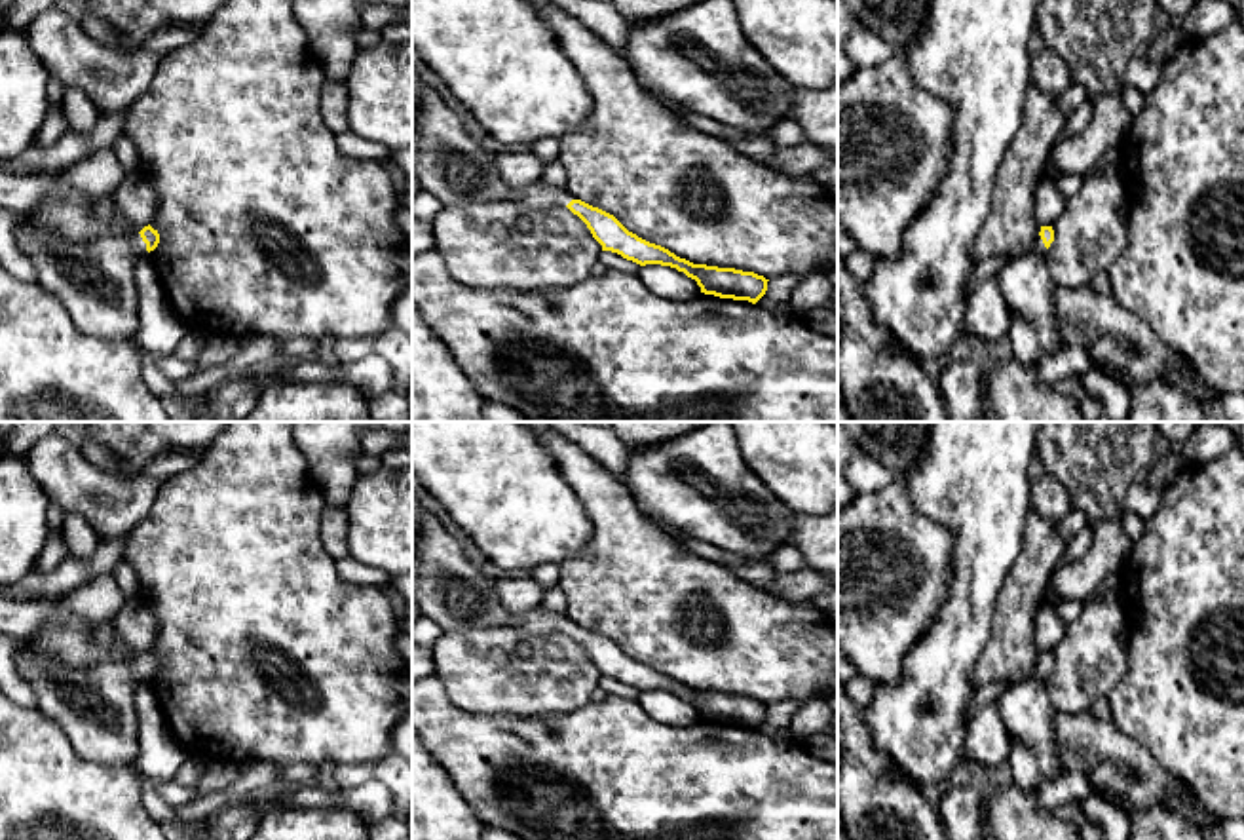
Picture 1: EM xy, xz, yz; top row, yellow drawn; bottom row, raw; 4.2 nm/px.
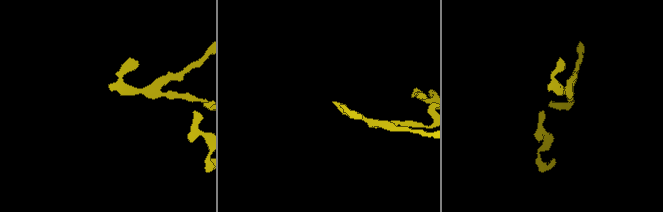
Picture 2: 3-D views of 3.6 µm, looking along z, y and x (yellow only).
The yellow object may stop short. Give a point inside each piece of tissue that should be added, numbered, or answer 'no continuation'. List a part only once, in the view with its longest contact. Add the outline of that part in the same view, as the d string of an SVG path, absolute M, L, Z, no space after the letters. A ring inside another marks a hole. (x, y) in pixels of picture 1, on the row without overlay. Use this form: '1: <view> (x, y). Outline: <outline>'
1: xy (95, 707). Outline: M17 642L13 661L38 699L38 711L66 734L84 760L135 764L141 751L135 690L148 678L141 659L46 671L44 658Z

